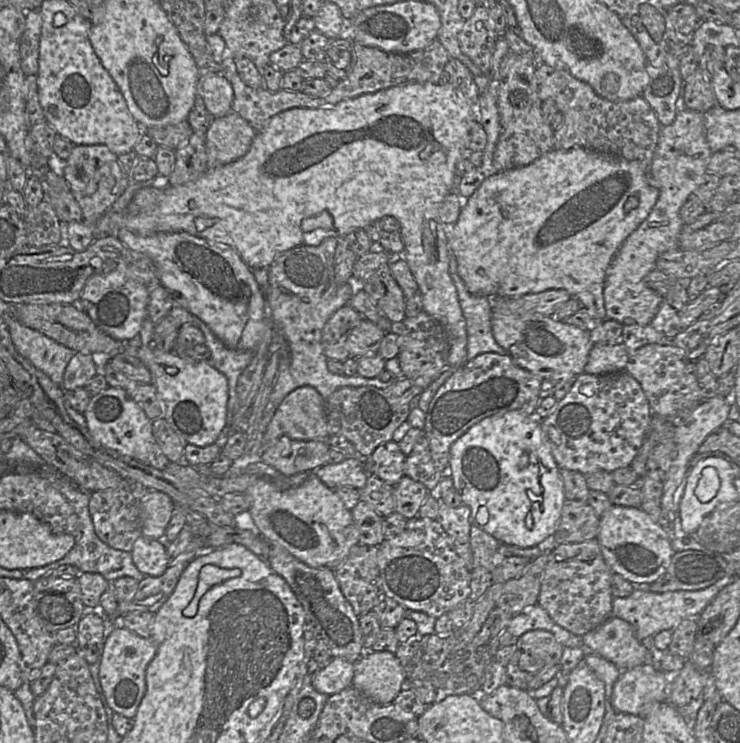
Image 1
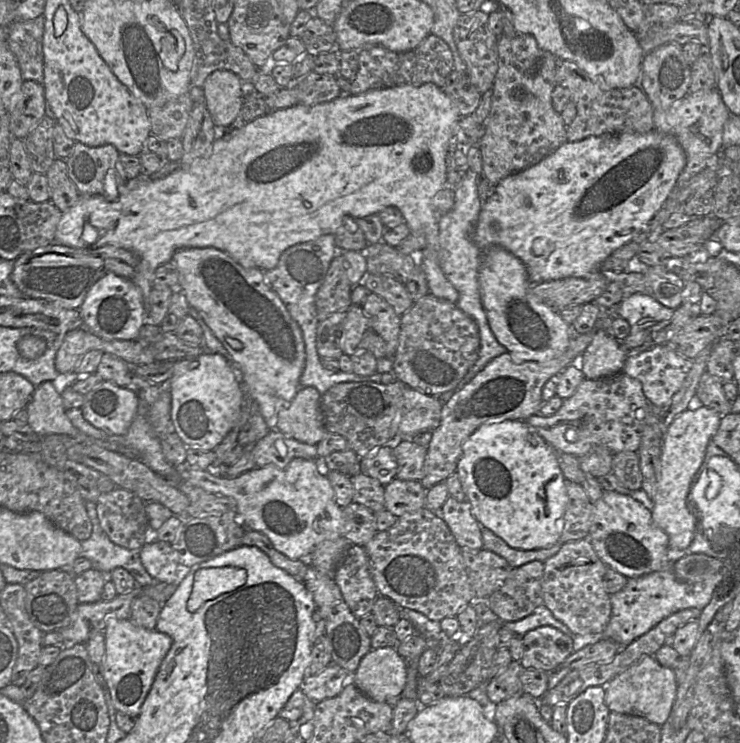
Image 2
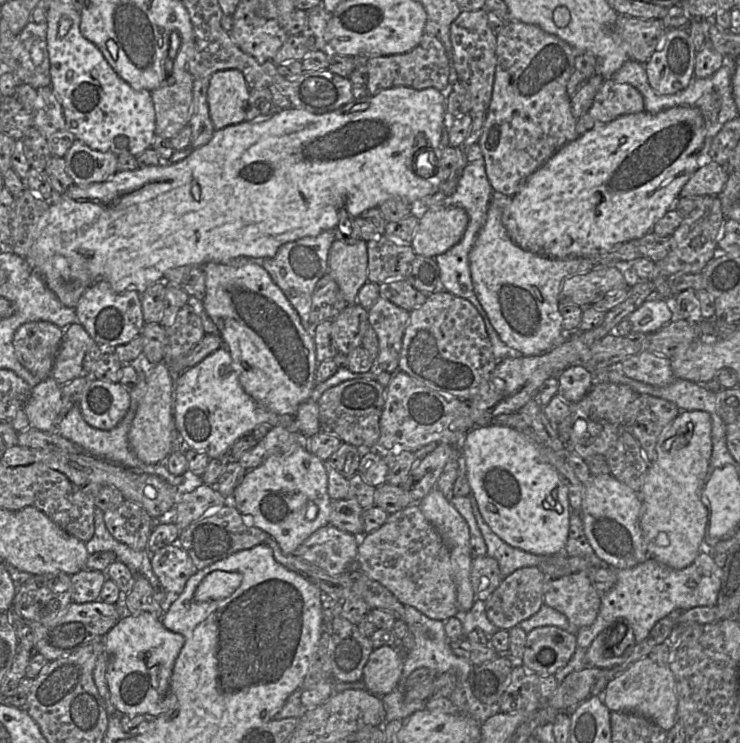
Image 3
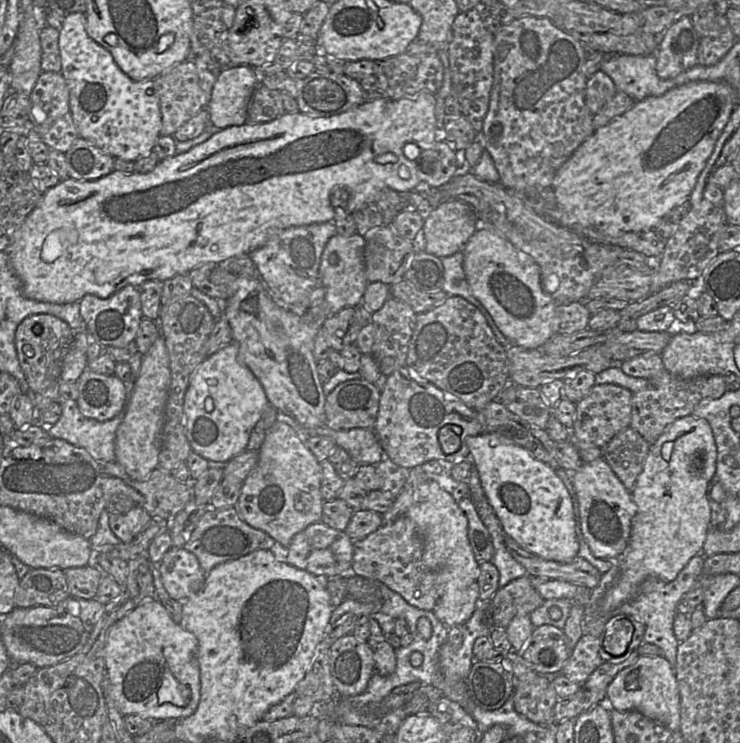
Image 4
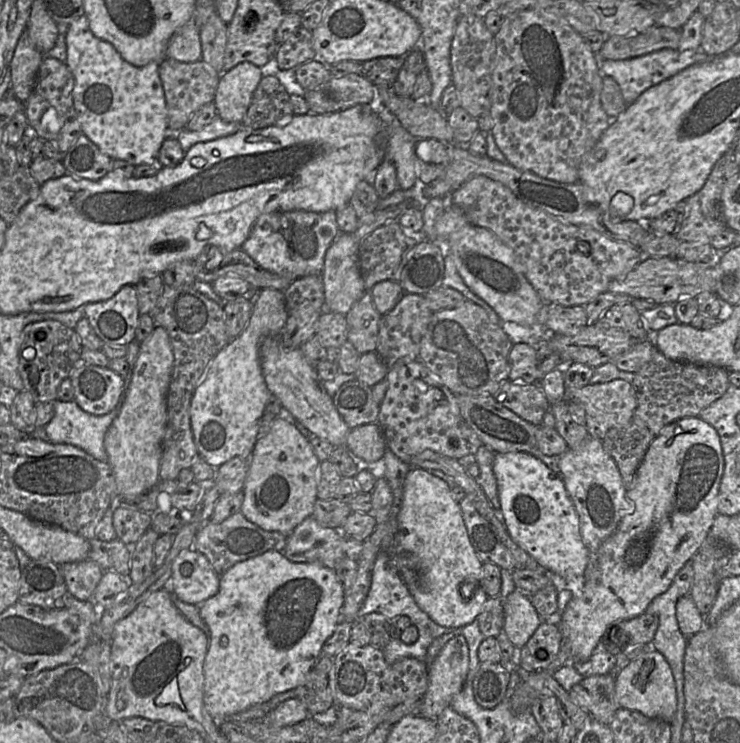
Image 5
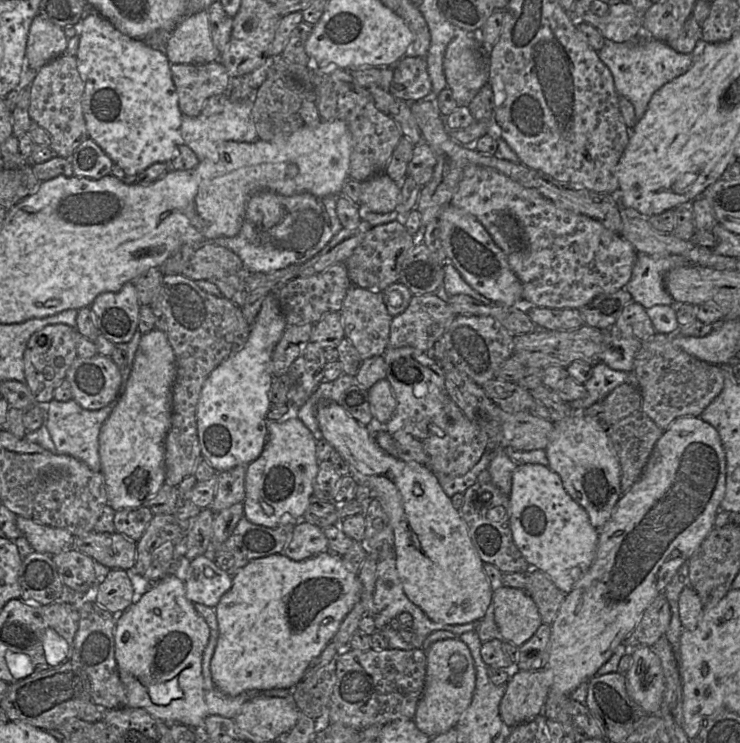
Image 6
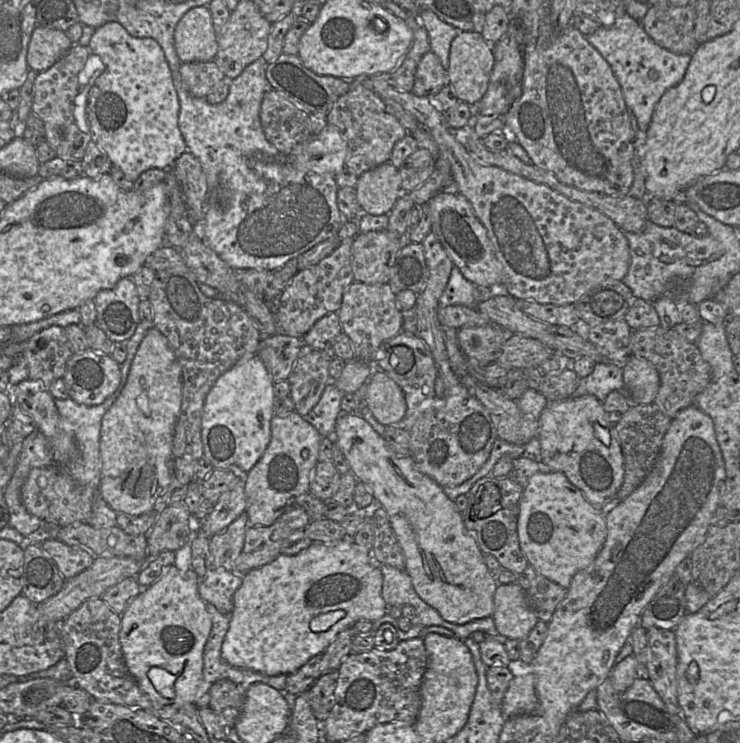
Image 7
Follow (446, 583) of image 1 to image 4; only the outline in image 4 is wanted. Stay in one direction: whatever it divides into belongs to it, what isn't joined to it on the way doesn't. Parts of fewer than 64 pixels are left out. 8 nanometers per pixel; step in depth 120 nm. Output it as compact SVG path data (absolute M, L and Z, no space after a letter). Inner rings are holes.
M402 515L393 523L386 523L366 537L353 541L351 573L369 580L377 580L400 594L406 602L422 610L432 611L438 603L439 585L436 574L428 569L423 561L423 542L413 521Z

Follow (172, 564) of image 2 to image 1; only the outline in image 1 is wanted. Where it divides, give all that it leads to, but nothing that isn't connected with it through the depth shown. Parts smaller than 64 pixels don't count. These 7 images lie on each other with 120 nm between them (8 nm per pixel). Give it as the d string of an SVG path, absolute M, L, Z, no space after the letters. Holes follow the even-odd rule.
M140 536L131 551L133 562L145 576L160 576L169 566L166 547L163 541Z

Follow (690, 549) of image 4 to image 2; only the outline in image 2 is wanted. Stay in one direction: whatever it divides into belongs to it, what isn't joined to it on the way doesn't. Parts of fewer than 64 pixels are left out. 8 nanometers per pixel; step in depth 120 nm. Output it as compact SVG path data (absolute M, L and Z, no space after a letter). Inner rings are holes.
M705 406L687 409L675 417L663 435L661 472L651 512L654 523L668 535L671 549L685 550L695 537L699 512L690 492L701 474L706 448L718 430L721 418L720 414Z

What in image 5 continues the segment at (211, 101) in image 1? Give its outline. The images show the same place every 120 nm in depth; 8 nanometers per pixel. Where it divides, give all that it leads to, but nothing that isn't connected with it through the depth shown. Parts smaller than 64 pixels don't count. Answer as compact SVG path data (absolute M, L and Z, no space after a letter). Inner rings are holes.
M241 62L222 72L213 100L217 116L226 122L242 123L264 73L265 70L251 62Z

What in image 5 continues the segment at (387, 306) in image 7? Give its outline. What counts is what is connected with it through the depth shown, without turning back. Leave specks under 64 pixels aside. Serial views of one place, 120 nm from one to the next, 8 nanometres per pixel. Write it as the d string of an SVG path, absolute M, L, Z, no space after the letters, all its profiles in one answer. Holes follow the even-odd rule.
M366 292L345 314L348 341L360 354L376 351L381 316L374 306L370 292Z

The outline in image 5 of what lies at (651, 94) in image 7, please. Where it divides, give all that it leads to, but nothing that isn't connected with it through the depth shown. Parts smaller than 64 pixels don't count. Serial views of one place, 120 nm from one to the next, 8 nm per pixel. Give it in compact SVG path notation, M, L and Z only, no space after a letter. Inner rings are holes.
M662 49L646 55L624 60L599 59L599 63L602 74L615 80L619 85L626 105L630 105L651 87L671 78L691 65L705 62L709 59L710 57L700 49L683 52L673 49Z

